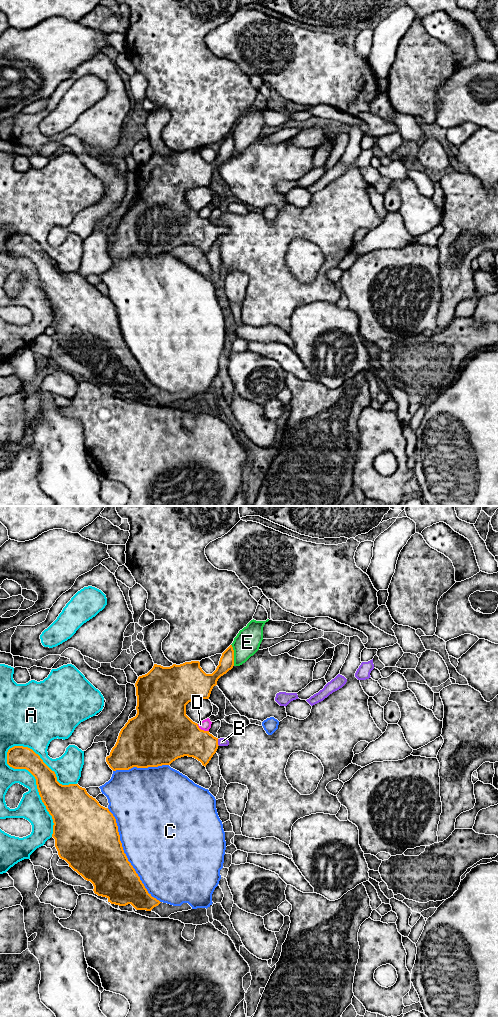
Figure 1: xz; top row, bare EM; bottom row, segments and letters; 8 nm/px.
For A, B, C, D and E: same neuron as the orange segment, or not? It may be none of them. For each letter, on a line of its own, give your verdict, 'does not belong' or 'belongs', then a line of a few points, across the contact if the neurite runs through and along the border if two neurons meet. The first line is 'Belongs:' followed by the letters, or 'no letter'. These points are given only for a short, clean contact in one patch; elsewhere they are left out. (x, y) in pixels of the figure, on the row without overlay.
Belongs: B
A: does not belong
B: belongs | xz (186, 227), (193, 230), (217, 230), (222, 229)
C: does not belong
D: does not belong
E: does not belong

